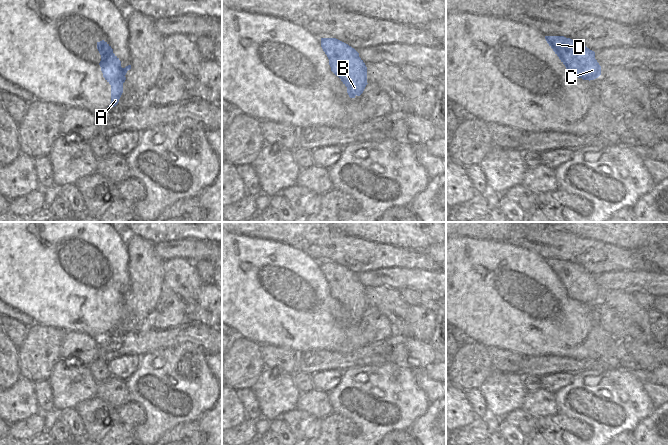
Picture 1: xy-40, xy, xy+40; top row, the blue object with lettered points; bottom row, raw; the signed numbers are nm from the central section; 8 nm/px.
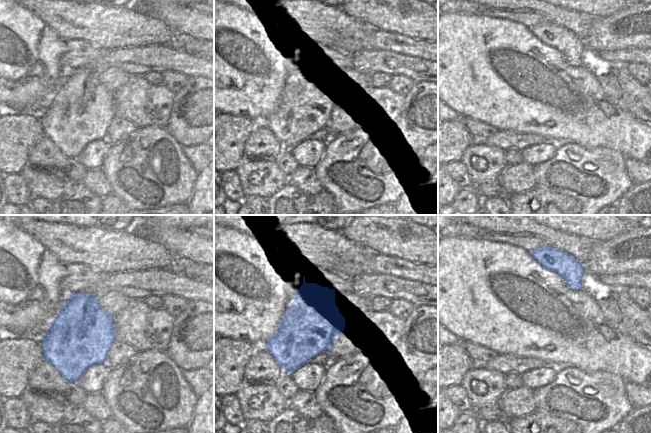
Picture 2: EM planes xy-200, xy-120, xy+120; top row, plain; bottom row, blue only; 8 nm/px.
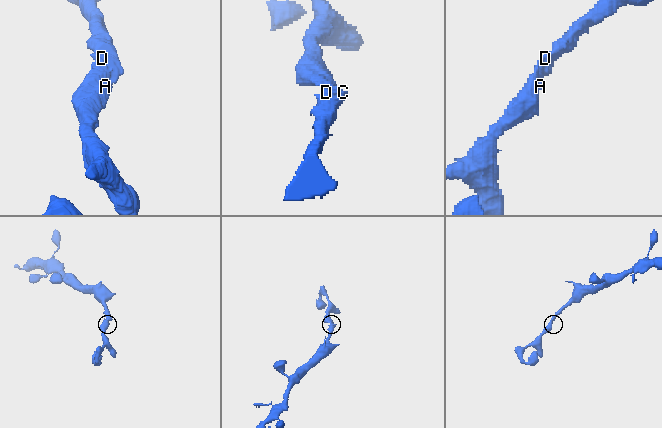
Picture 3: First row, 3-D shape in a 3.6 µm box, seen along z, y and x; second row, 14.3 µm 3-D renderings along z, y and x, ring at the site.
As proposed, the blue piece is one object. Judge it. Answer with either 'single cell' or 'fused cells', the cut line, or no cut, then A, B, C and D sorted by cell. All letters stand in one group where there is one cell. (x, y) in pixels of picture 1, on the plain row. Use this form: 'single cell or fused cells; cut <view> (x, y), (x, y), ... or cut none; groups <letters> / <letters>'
single cell; cut none; groups A B C D

